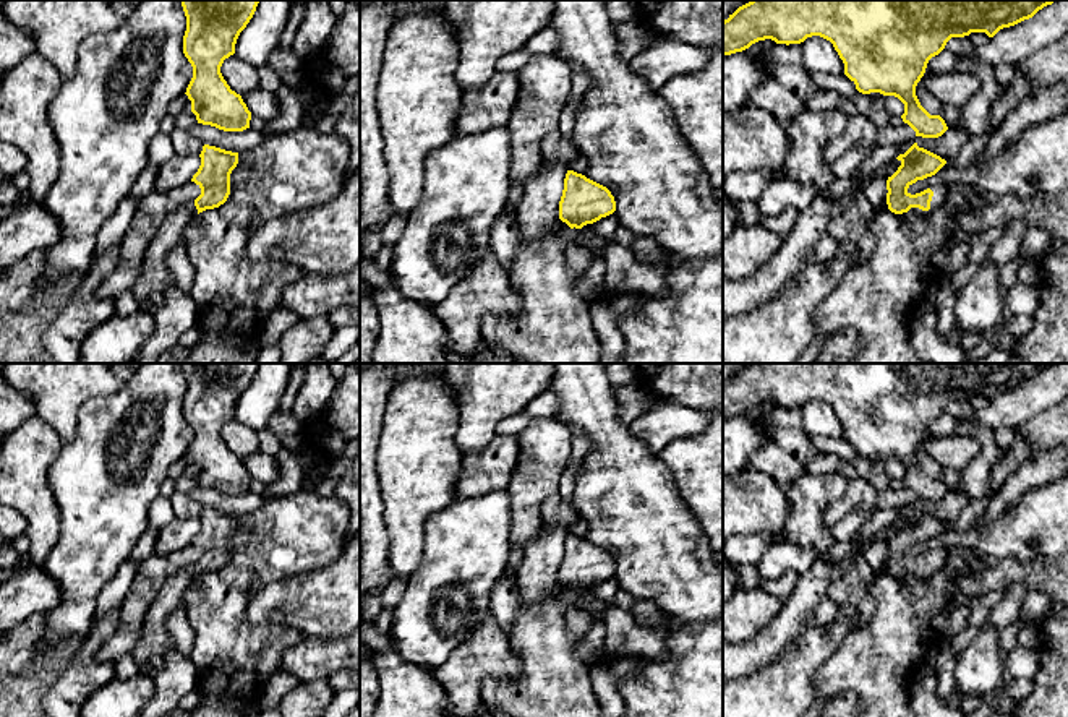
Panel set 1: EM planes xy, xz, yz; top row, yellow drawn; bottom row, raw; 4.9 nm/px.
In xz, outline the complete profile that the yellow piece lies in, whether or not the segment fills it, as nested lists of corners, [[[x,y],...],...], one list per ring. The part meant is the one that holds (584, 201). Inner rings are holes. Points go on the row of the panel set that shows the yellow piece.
[[[567,170],[559,201],[559,219],[570,229],[582,229],[616,211],[611,191],[582,174]]]

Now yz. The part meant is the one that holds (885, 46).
[[[750,0],[723,21],[723,57],[742,52],[765,39],[789,45],[820,36],[833,44],[844,63],[844,75],[859,92],[898,97],[904,104],[901,118],[916,131],[916,136],[938,138],[948,130],[945,120],[940,115],[930,115],[916,96],[916,86],[929,60],[938,55],[951,37],[964,37],[971,32],[985,32],[993,37],[1000,29],[1032,18],[1053,2],[1057,0]]]

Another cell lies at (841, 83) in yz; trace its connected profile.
[[[810,73],[810,79],[818,89],[835,89],[841,97],[854,99],[857,94],[854,81],[841,73]]]

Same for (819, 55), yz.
[[[820,36],[807,37],[801,42],[802,62],[810,73],[841,73],[844,63],[833,44]]]

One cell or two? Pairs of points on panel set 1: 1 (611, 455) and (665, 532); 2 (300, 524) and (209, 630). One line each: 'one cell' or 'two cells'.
1: one cell
2: one cell

